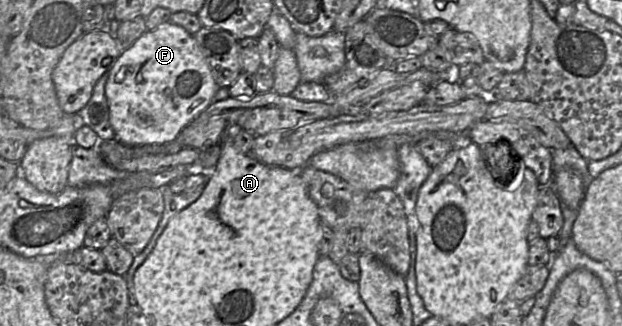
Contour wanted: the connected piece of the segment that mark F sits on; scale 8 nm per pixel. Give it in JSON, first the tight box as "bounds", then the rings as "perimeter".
{"bounds":[105,22,220,146],"perimeter":[[[171,22],[147,30],[116,60],[105,85],[110,111],[110,123],[115,138],[127,146],[163,144],[174,141],[212,102],[220,87],[215,82],[210,67],[194,36]]]}

